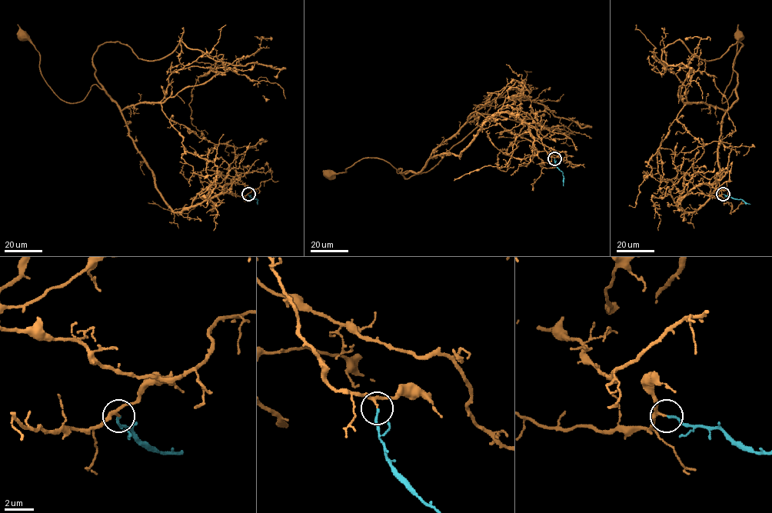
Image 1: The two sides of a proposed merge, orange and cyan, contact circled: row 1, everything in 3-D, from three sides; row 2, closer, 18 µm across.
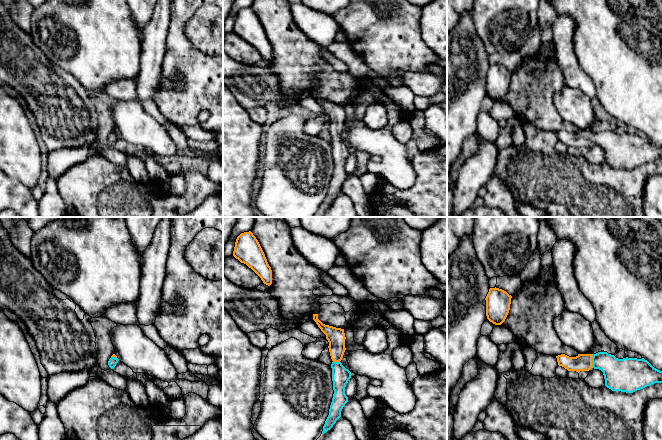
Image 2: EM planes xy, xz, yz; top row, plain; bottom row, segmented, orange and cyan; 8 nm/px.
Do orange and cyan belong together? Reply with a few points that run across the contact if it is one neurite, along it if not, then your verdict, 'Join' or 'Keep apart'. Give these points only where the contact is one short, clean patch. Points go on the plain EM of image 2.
Join

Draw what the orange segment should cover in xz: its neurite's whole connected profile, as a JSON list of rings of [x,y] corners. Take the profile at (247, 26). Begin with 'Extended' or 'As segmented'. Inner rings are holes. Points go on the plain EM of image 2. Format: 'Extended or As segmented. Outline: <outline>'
As segmented. Outline: [[[251,7],[241,9],[235,18],[233,32],[251,44],[263,57],[272,60],[272,46],[265,30]]]

